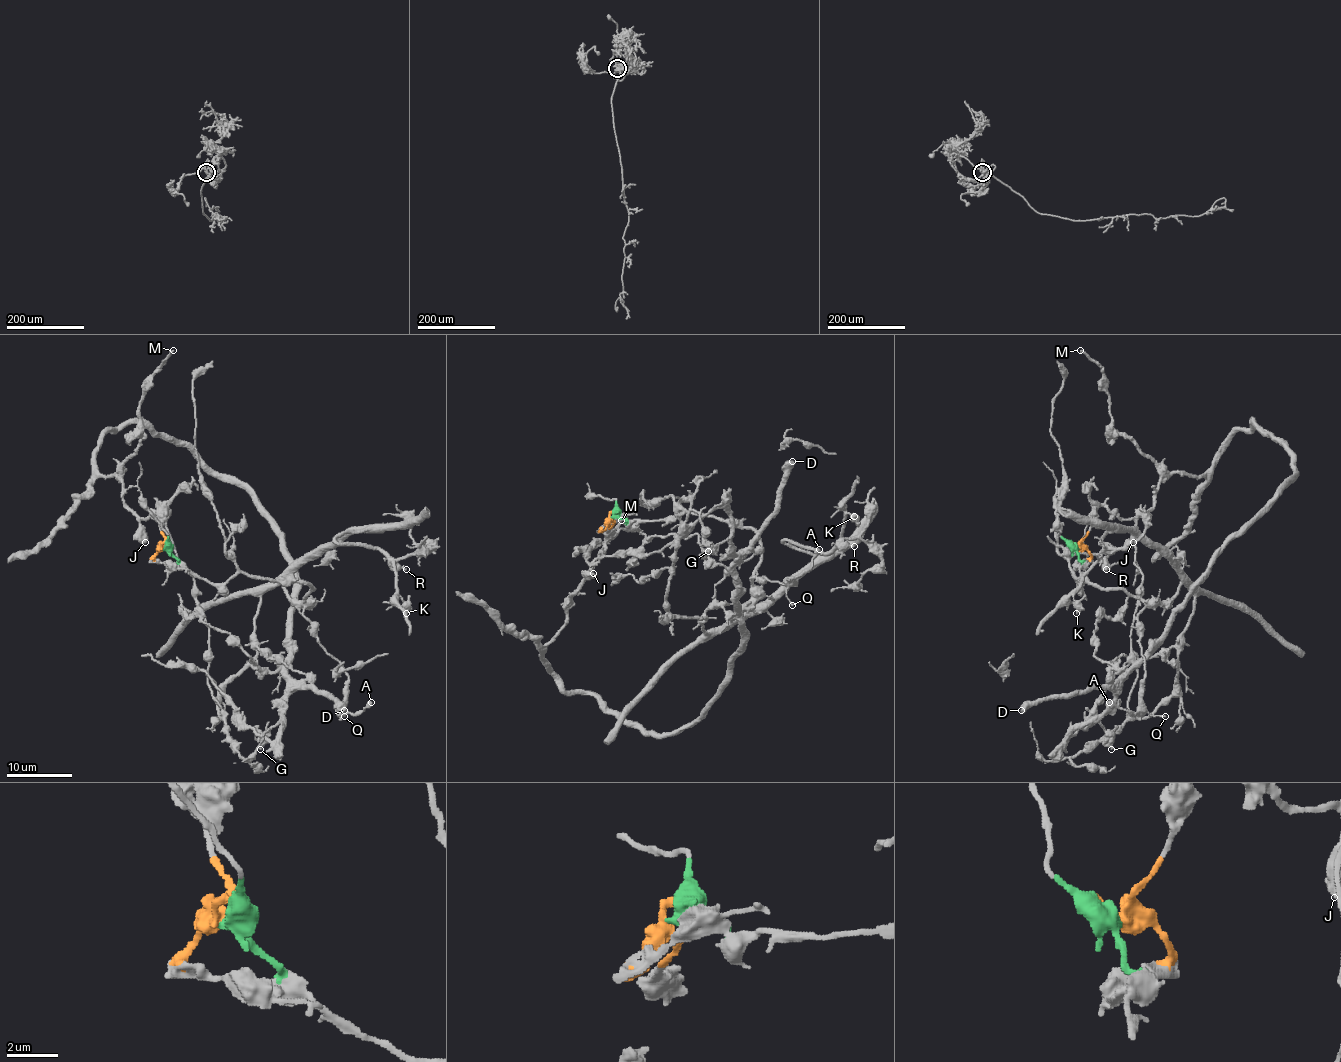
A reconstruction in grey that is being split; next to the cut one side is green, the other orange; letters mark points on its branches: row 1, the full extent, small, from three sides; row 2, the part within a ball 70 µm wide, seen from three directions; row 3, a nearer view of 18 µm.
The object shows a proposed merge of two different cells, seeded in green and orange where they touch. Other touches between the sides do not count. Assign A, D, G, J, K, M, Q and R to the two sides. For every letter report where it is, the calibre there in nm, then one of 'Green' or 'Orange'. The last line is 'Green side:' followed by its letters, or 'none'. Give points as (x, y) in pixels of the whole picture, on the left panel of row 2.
A: Place: (371, 702). Thickness 500 nm. Green
D: Place: (344, 710). Thickness 550 nm. Orange
G: Place: (260, 749). Thickness 360 nm. Orange
J: Place: (145, 542). Thickness 650 nm. Orange
K: Place: (406, 613). Thickness 340 nm. Green
M: Place: (173, 350). Thickness 240 nm. Orange
Q: Place: (344, 716). Thickness 130 nm. Green
R: Place: (406, 569). Thickness 220 nm. Green
Green side: A, K, Q, R

